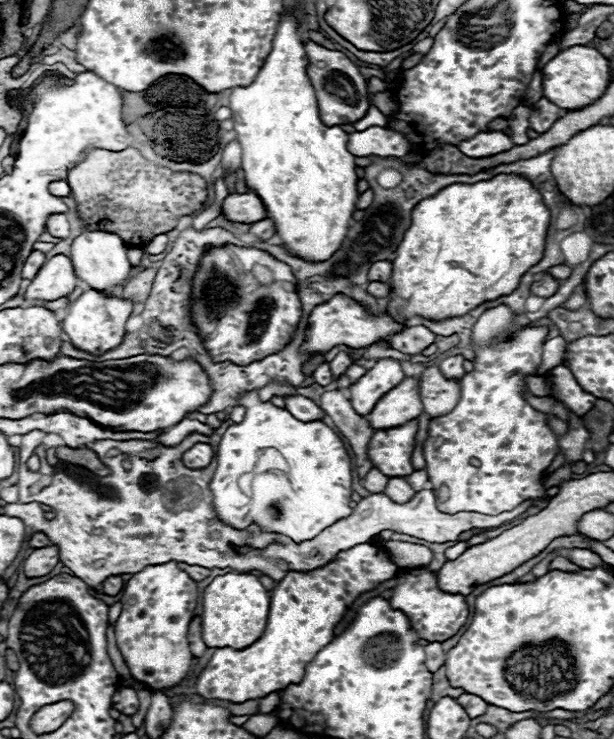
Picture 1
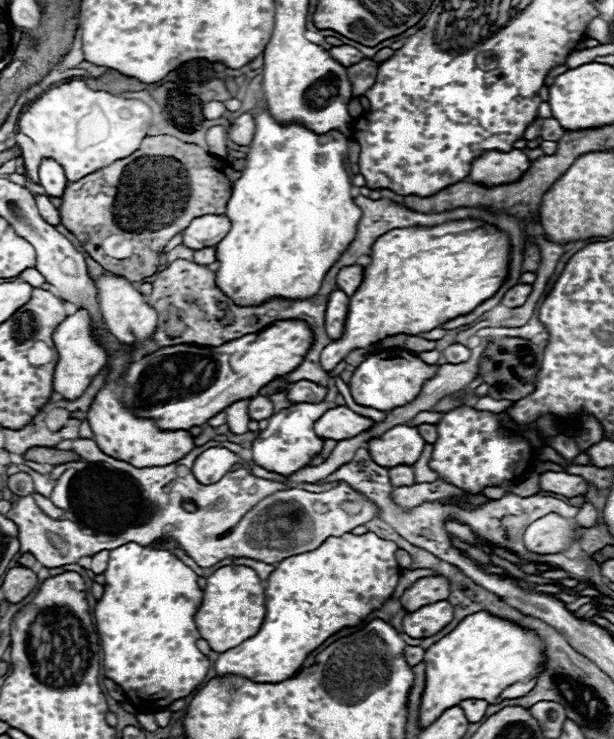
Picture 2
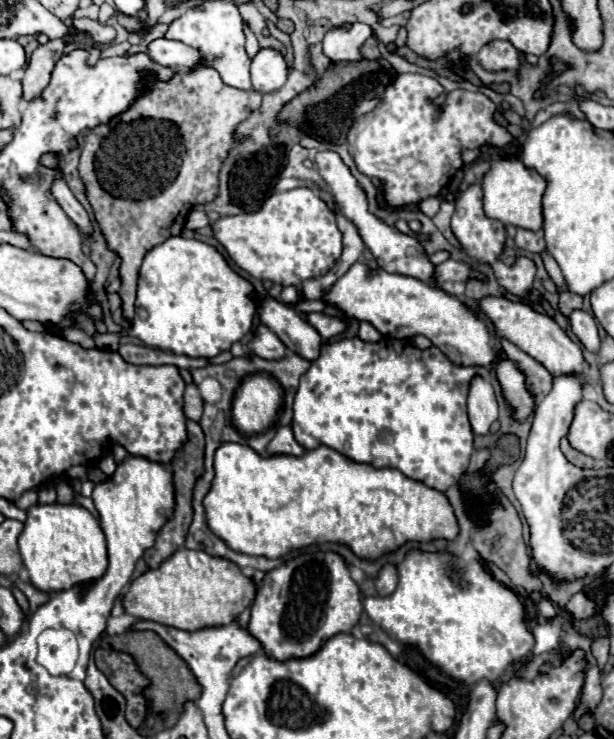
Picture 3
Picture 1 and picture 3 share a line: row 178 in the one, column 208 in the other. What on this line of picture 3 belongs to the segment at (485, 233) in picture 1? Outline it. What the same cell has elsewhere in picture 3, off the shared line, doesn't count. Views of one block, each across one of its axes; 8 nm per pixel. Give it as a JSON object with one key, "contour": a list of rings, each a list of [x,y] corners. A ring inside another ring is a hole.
{"contour":[[[222,442],[214,452],[214,480],[202,504],[208,528],[222,538],[228,548],[248,556],[280,558],[310,544],[340,542],[348,544],[356,556],[376,560],[408,540],[428,542],[438,536],[454,540],[458,536],[456,516],[442,492],[404,476],[396,468],[376,470],[366,464],[356,464],[326,446],[308,450],[302,456],[260,456],[246,444]]]}

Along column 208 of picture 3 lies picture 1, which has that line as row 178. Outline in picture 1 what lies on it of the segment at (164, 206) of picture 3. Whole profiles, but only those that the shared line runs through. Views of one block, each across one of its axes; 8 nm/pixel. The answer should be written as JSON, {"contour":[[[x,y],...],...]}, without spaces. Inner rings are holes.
{"contour":[[[96,148],[68,170],[66,180],[78,202],[80,218],[88,222],[88,230],[108,230],[136,248],[144,248],[156,234],[176,228],[180,216],[202,210],[208,196],[206,182],[198,174],[176,174],[152,166],[136,148],[120,152]]]}

